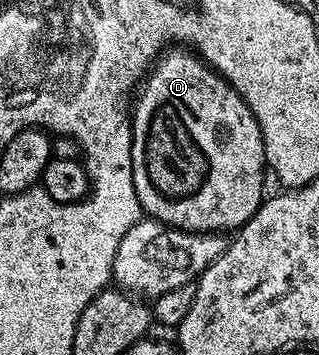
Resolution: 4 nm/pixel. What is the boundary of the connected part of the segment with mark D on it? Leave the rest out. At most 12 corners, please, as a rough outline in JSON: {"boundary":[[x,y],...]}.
{"boundary":[[203,57],[131,106],[141,210],[187,233],[258,211],[262,131]]}

